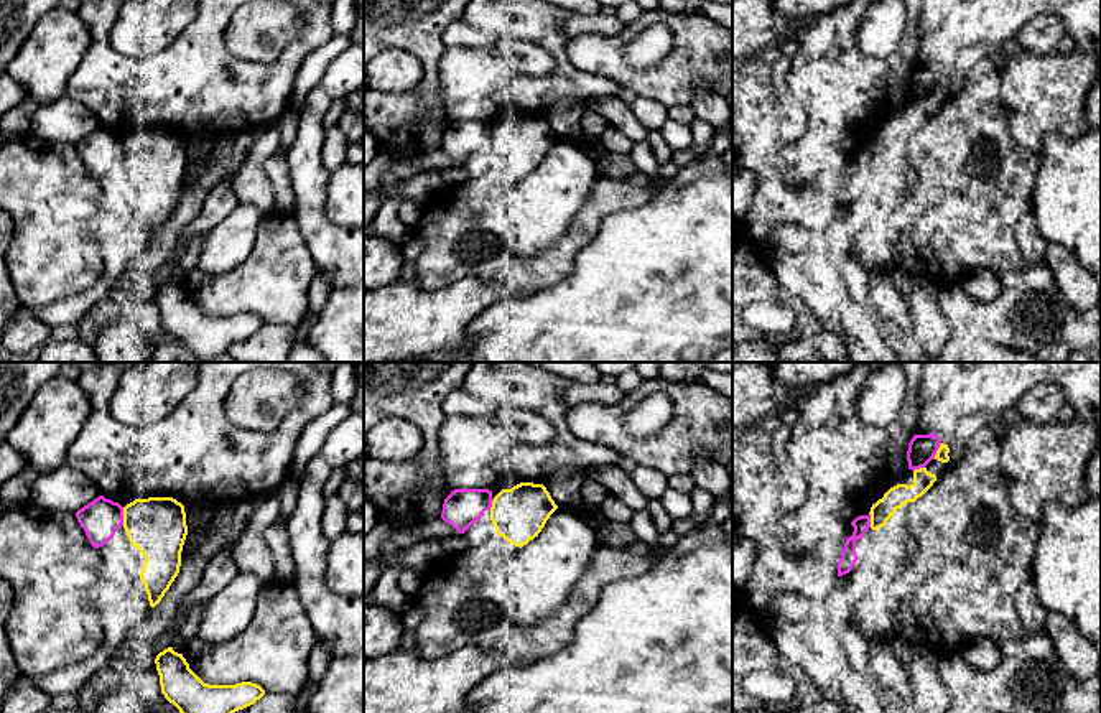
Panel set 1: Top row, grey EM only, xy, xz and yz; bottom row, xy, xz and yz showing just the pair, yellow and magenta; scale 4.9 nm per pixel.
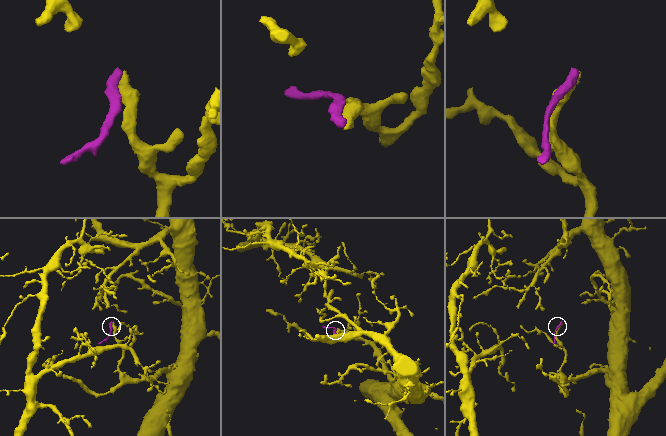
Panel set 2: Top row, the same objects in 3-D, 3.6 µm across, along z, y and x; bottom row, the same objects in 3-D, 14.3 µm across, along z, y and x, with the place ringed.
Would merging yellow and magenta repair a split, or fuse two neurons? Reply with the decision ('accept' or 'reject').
accept

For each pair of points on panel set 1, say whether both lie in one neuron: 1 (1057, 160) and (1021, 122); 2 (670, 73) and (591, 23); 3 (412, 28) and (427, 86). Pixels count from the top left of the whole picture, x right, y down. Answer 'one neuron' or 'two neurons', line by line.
1: two neurons
2: two neurons
3: one neuron

